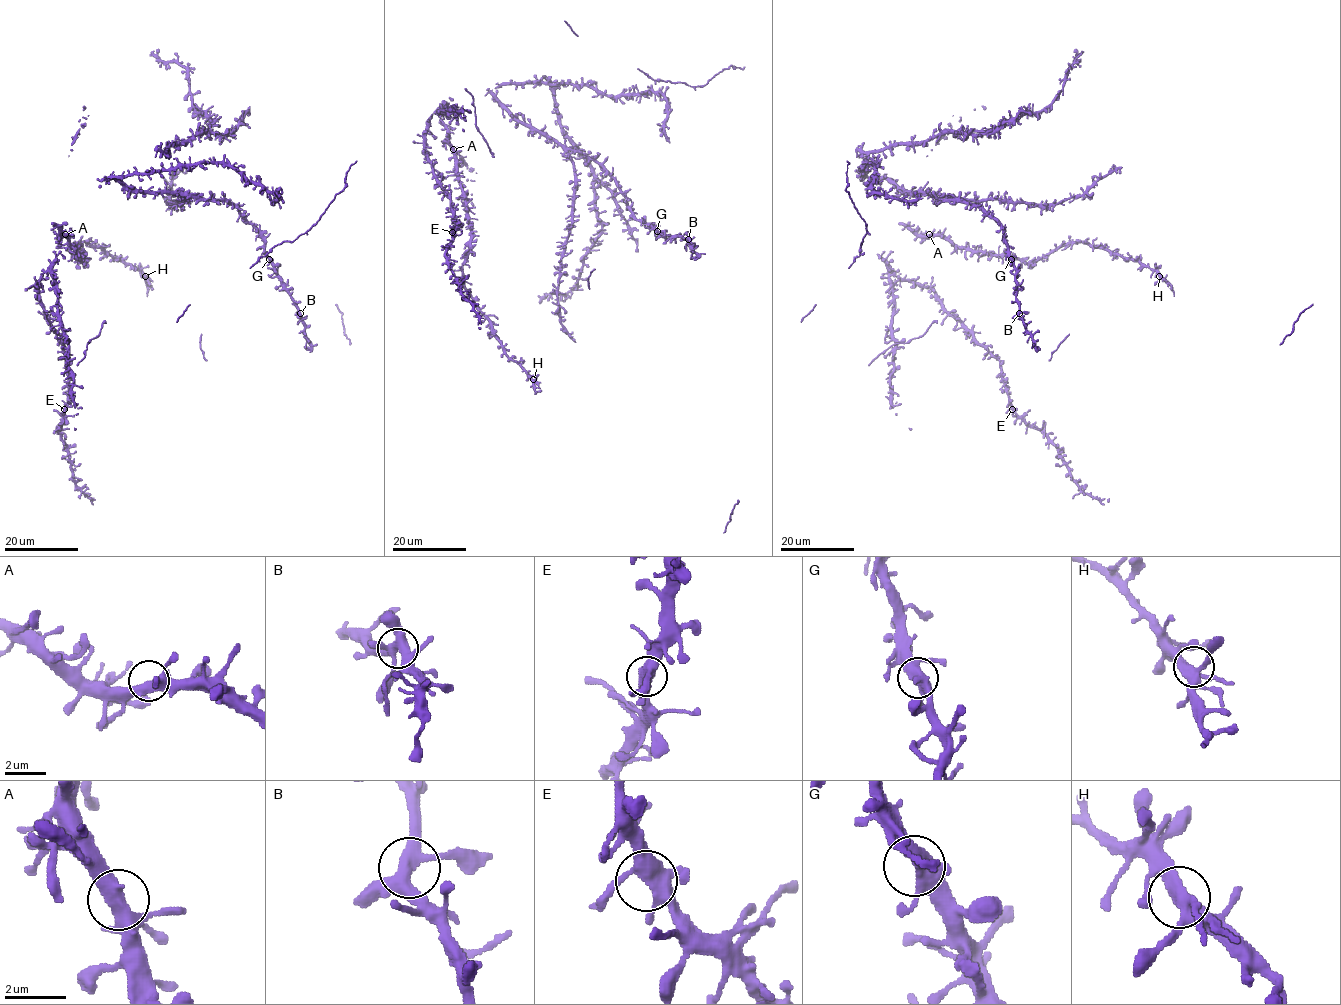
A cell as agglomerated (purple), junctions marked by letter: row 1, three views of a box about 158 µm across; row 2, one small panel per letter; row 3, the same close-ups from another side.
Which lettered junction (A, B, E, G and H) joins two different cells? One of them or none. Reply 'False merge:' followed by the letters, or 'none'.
False merge: none

